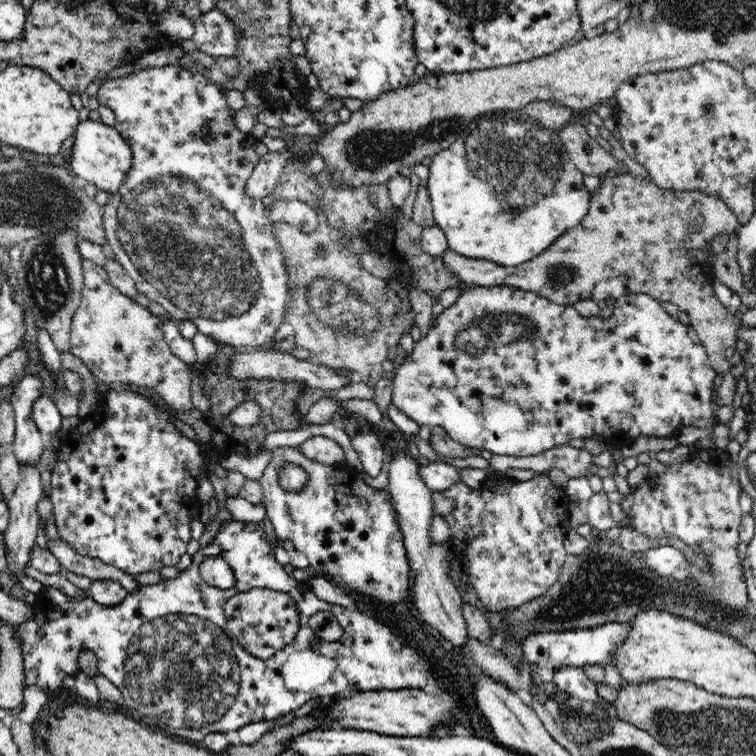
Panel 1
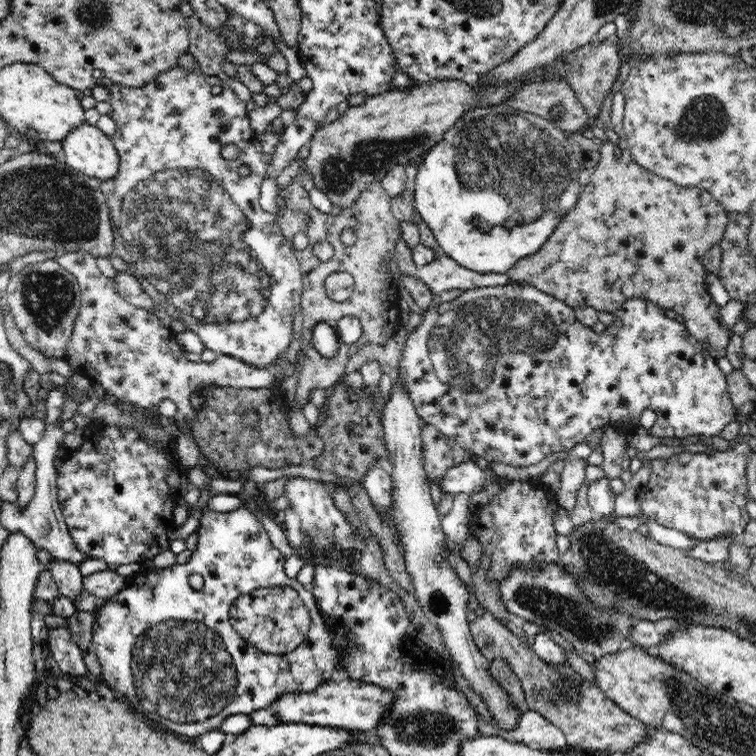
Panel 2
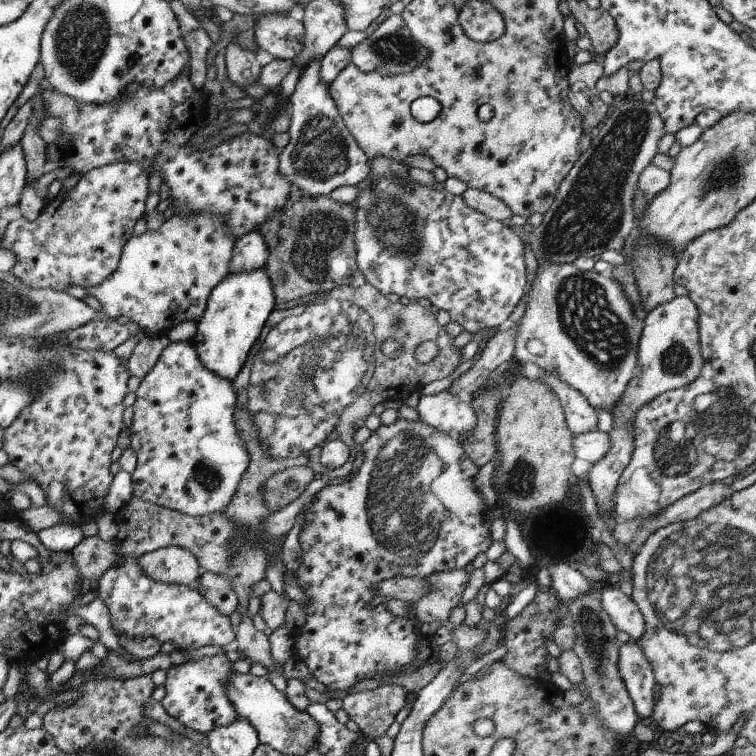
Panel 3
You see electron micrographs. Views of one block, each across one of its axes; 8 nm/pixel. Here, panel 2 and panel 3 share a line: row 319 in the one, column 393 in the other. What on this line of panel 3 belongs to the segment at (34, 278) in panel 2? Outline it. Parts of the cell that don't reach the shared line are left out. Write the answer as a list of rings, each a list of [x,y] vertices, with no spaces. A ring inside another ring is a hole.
[[[402,15],[390,16],[364,42],[360,42],[356,48],[350,50],[352,52],[351,61],[362,72],[378,71],[390,76],[408,74],[428,58],[428,50],[412,38],[412,33]]]

